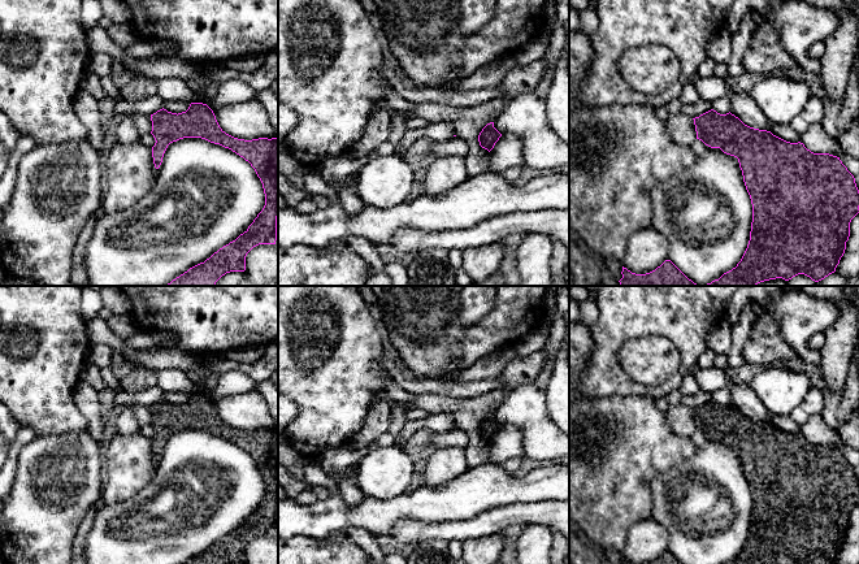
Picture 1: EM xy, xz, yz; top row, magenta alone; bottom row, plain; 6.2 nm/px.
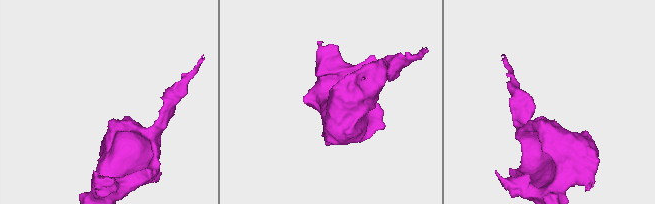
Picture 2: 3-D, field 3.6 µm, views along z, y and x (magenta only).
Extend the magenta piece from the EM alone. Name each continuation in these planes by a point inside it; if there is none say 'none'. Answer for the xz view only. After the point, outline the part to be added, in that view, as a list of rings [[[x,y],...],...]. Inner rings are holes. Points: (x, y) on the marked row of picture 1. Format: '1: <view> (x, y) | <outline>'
none

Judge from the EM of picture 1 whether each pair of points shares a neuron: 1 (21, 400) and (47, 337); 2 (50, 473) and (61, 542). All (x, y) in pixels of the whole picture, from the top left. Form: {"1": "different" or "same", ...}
{"1": "same", "2": "same"}

